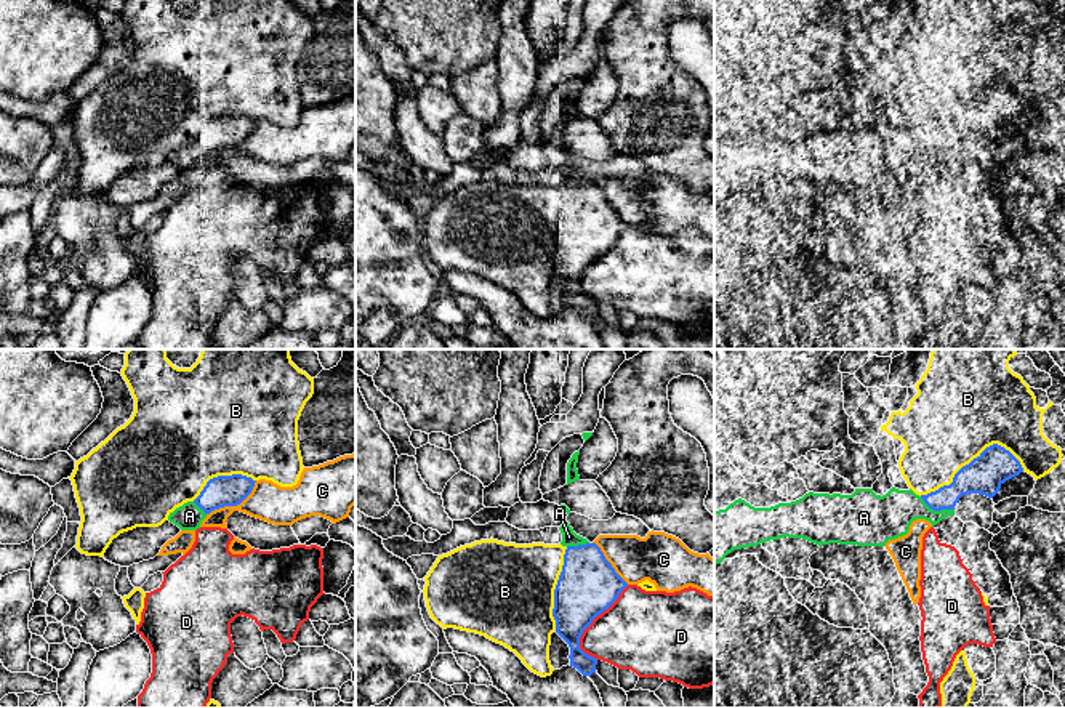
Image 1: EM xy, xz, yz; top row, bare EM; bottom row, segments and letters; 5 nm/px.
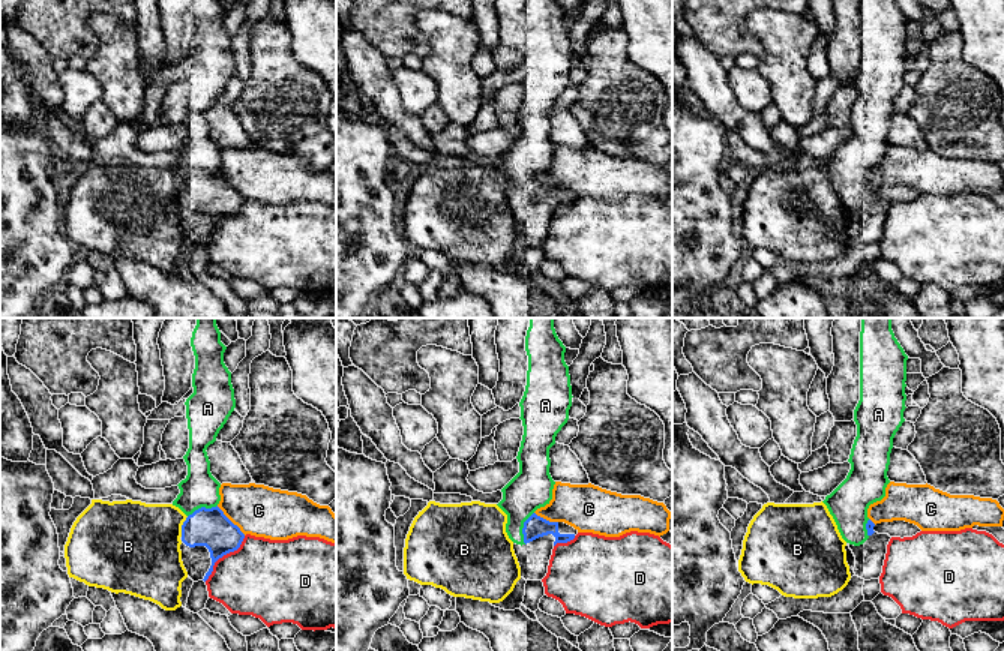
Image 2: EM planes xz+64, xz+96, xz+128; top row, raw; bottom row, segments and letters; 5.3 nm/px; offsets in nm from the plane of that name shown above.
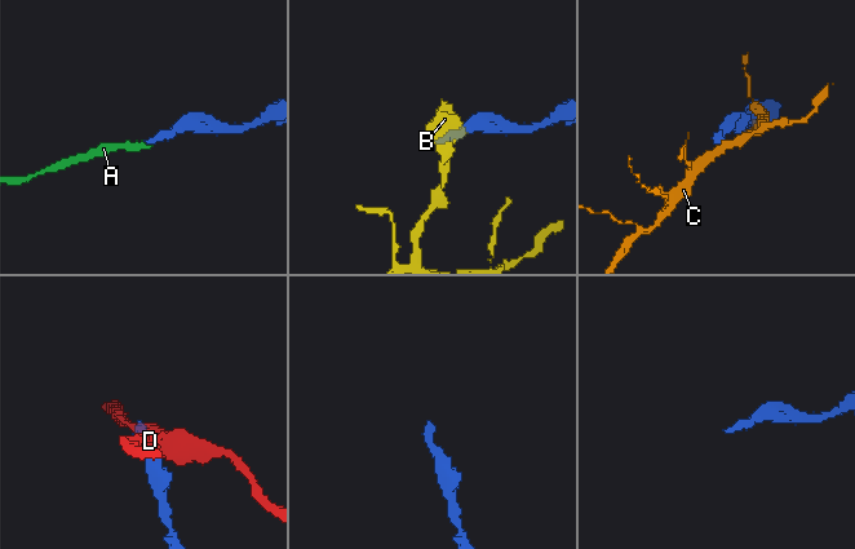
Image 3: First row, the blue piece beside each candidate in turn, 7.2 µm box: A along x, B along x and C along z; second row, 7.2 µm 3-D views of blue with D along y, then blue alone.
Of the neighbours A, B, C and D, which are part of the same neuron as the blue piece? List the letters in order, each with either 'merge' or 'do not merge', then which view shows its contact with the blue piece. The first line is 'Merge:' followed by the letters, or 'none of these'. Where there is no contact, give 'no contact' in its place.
Merge: A
A: merge | yz
B: do not merge | yz
C: do not merge | xy
D: do not merge | xz

